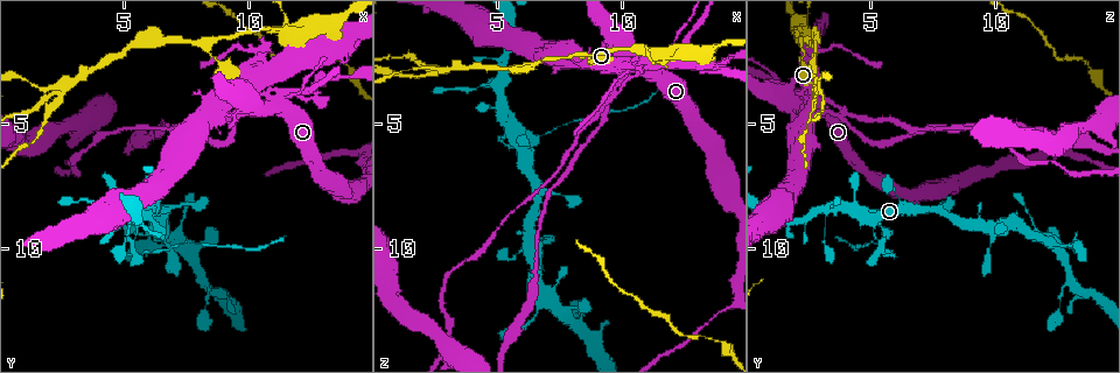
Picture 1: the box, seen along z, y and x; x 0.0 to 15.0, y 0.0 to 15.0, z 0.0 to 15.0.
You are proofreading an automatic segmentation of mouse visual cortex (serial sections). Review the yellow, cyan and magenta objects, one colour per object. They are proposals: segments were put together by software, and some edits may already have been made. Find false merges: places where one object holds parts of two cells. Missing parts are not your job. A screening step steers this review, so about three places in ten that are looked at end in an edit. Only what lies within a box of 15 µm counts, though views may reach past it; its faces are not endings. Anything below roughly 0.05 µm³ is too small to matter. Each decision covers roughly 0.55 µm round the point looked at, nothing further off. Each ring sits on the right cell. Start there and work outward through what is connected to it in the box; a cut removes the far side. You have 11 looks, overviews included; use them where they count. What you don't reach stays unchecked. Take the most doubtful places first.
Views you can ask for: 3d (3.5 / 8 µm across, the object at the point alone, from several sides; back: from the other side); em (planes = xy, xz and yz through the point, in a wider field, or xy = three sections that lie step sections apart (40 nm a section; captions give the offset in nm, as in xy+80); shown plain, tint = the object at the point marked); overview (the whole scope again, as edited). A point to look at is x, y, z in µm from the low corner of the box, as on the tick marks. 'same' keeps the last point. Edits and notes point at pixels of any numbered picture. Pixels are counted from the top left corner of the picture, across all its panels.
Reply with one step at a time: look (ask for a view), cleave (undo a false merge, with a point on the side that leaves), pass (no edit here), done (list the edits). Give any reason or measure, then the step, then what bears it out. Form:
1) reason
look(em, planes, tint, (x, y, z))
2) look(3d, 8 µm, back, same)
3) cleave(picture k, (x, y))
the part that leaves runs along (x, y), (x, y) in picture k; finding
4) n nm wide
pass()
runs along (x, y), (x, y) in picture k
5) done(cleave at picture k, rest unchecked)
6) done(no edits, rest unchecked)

arms part here
look(3d, 3.5 µm, (8.3, 1.9, 2.1))

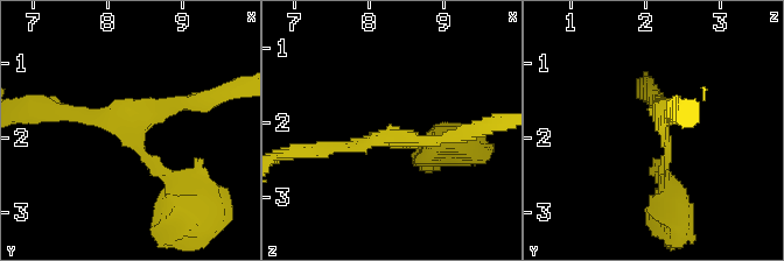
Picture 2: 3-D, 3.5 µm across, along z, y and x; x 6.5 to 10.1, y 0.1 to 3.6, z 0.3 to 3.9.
look(em, xy, step 3, tint, (8.30, 1.80, 2.20))

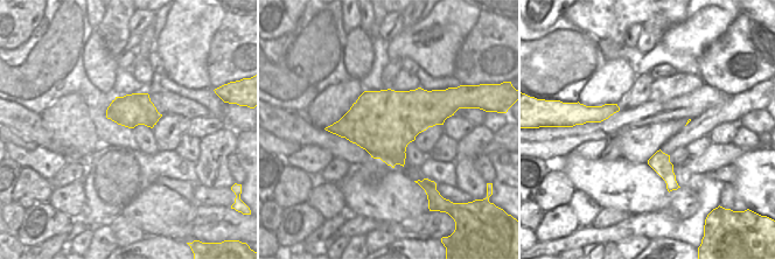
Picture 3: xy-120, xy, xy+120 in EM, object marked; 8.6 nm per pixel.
550 nm wide
pass()
runs along (667, 183), (662, 101), (656, 101) in picture 2; one cell here

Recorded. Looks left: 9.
abrupt turn
look(3d, 3.5 µm, (11.5, 1.3, 2.3))

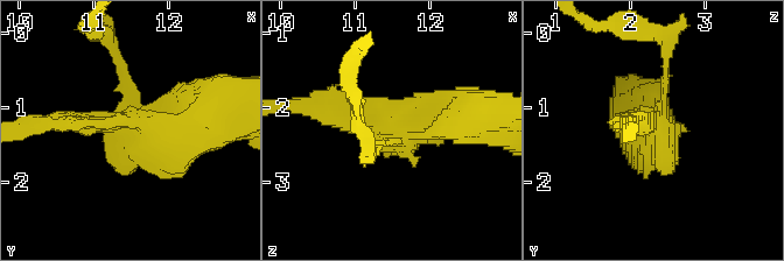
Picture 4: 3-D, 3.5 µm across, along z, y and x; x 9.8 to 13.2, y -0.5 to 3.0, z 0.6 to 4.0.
need the tissue
look(em, planes, plain, (11.55, 1.30, 2.30))

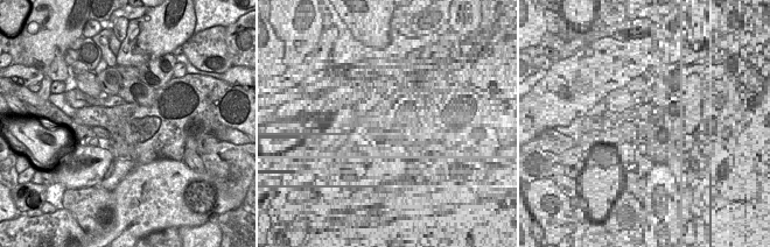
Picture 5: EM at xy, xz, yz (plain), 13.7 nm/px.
look(em, planes, tint, same)

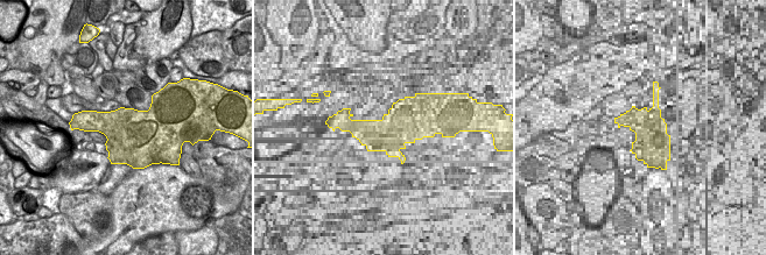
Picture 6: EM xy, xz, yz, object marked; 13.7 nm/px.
750 nm wide
pass()
runs along (323, 110), (380, 133), (463, 112) in picture 4; all the same cell

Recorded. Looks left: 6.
abrupt turn
look(3d, 3.5 µm, (5.3, 9.7, 5.4))

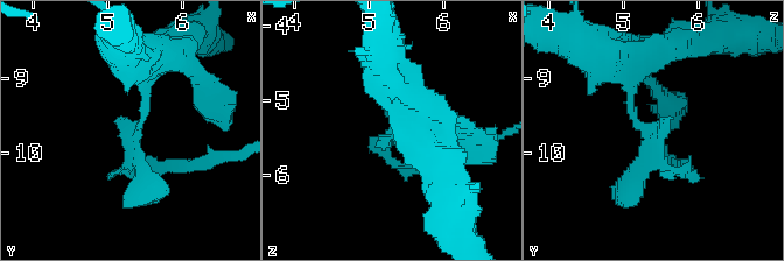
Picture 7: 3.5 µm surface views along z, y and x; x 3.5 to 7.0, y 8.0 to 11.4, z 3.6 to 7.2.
3 arms; arms of 150, 150, 250 nm
look(em, xy, step 2, tint, (5.35, 9.75, 5.40))

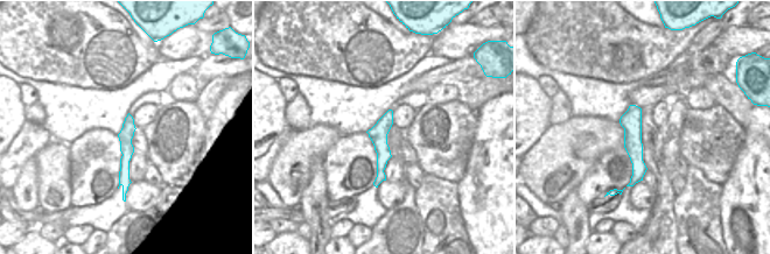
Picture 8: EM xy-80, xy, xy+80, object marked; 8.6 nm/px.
cleave(picture 7, (165, 164))
a second cell is stuck on

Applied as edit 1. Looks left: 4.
sharp bend
look(3d, 3.5 µm, (9.8, 4.0, 1.6))

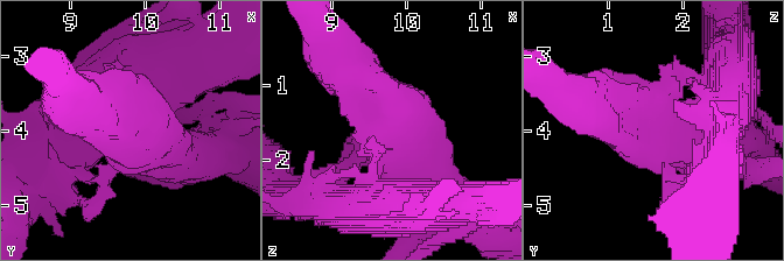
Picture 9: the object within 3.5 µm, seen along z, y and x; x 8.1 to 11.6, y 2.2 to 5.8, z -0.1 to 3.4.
need the tissue
look(em, xy, step 2, tint, (9.85, 4.00, 1.65))

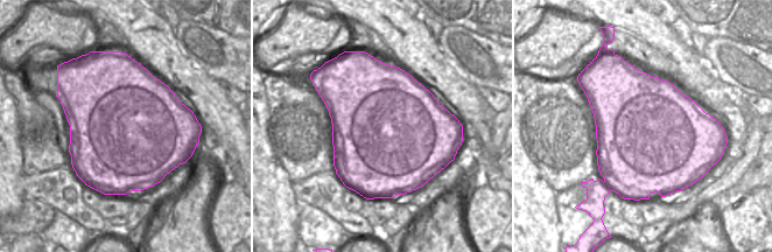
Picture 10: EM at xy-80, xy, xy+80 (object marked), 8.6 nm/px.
pass()
runs along (193, 156), (103, 124) in picture 9; one cell here

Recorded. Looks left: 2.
done(cleave at picture 7, rest unchecked)

